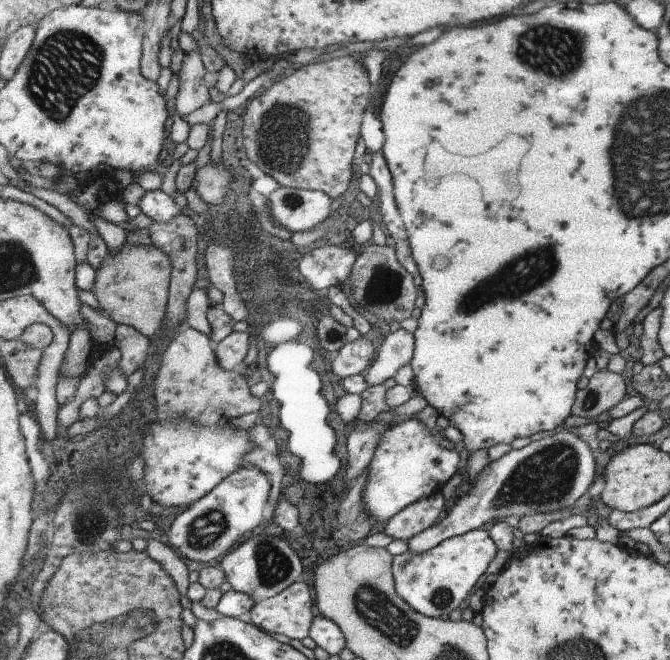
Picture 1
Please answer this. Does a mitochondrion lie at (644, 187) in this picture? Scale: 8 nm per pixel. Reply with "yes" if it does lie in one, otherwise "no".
yes

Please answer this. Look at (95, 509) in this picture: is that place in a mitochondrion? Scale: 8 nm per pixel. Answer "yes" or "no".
yes

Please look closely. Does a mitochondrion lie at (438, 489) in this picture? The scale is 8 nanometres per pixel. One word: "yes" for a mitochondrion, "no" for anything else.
no

